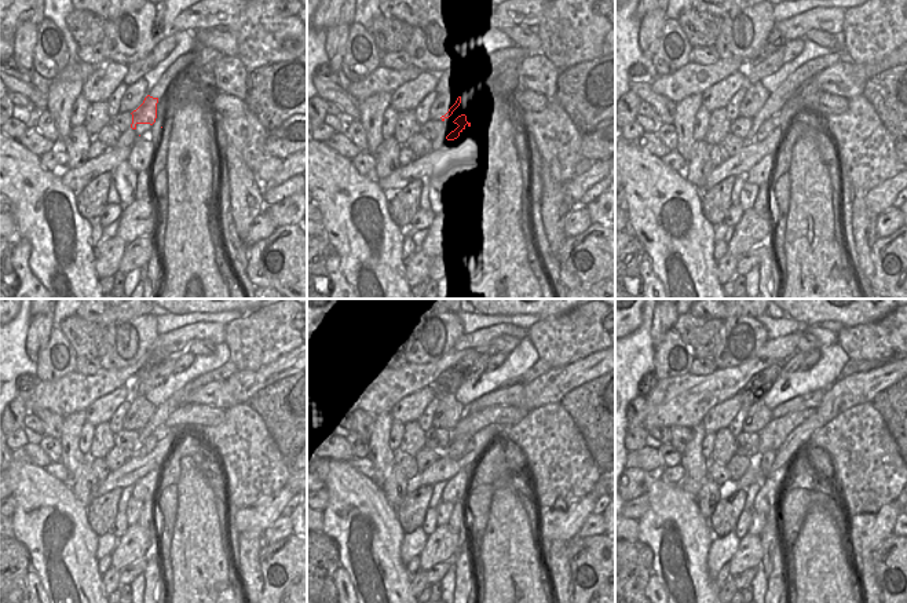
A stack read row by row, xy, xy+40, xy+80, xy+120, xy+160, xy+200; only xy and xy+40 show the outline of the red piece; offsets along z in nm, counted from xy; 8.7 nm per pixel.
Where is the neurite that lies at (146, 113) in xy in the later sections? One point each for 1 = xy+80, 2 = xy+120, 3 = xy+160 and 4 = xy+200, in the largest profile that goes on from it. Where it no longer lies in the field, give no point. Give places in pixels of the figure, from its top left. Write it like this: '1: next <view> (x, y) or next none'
1: next xy+80 (768, 125)
2: next xy+120 (147, 446)
3: next xy+160 (454, 450)
4: next xy+200 (767, 464)

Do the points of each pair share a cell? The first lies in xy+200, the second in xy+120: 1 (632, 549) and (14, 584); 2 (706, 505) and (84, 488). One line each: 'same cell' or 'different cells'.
1: same cell
2: same cell

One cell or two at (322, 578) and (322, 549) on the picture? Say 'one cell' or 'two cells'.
one cell

